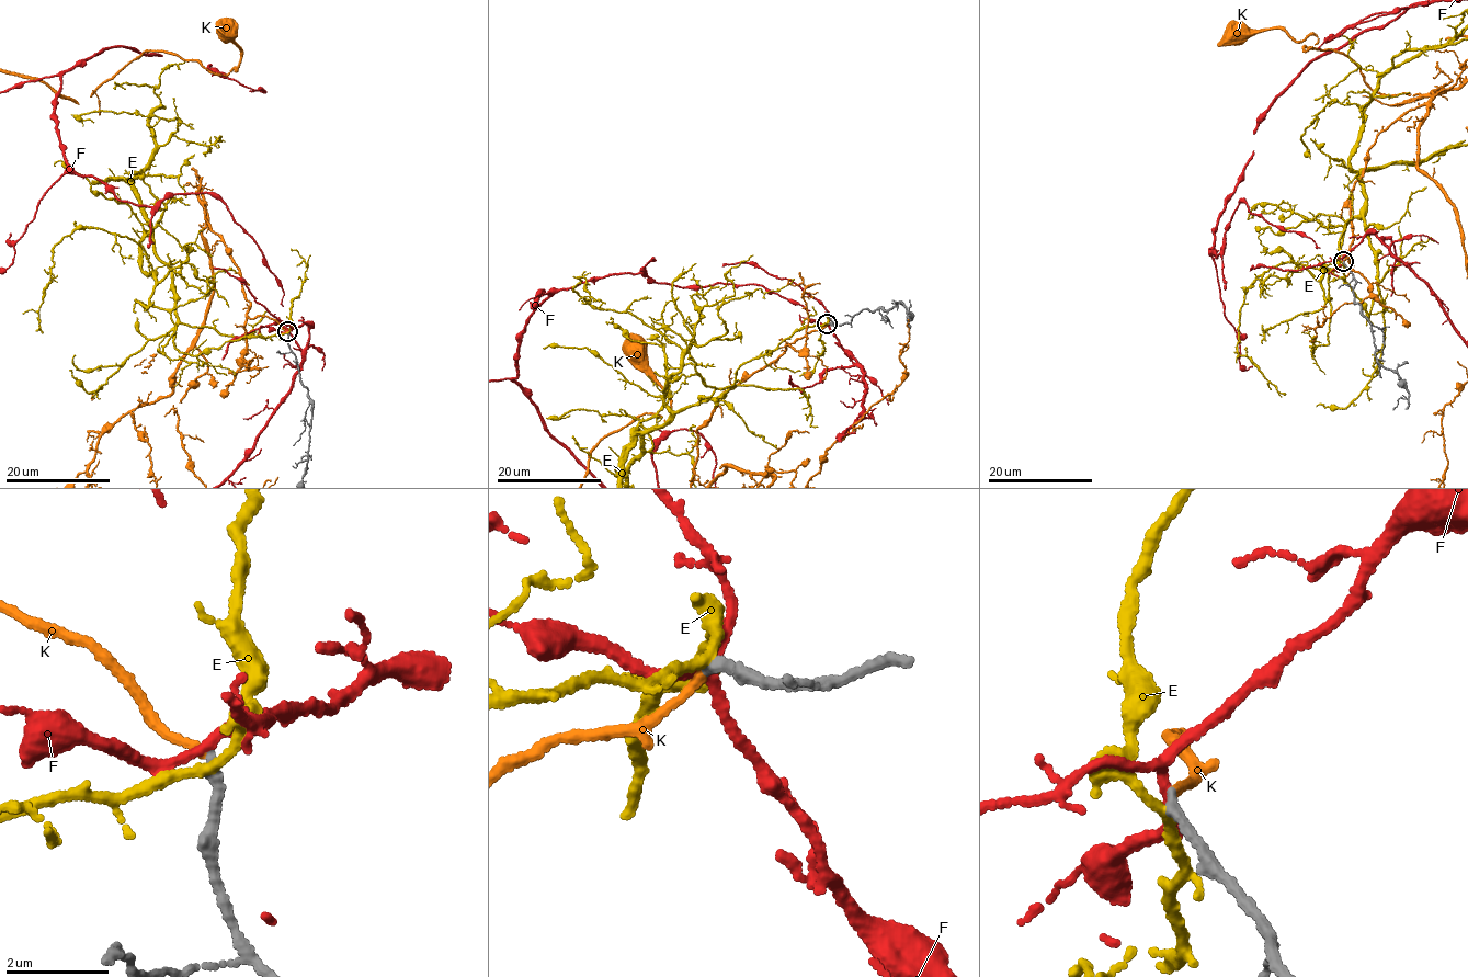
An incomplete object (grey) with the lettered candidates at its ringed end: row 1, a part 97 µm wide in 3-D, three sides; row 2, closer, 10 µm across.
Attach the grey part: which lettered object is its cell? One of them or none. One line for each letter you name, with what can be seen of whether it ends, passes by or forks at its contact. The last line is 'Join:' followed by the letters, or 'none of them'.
K: it ends there
Join: K

